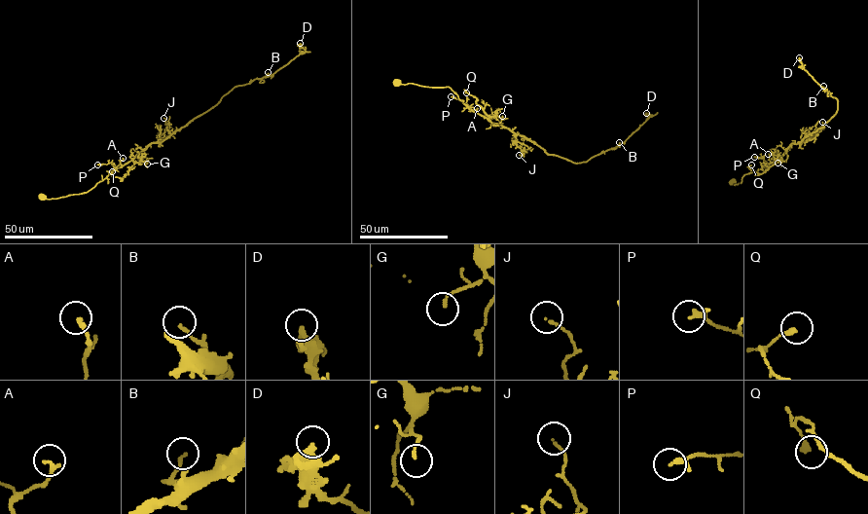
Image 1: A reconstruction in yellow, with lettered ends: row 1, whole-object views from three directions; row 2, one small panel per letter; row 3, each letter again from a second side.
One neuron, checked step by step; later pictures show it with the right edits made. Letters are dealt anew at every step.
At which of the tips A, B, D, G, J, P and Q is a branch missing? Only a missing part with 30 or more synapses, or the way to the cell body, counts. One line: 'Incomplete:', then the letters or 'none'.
Incomplete: none

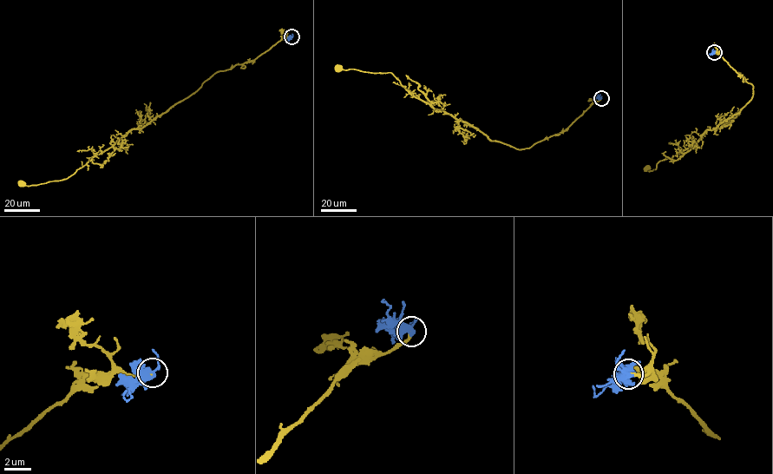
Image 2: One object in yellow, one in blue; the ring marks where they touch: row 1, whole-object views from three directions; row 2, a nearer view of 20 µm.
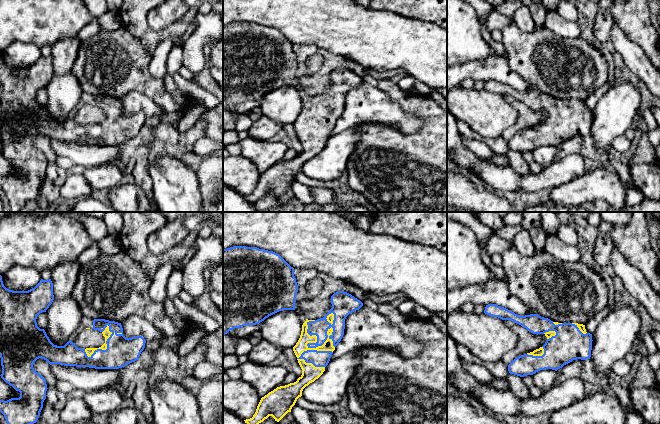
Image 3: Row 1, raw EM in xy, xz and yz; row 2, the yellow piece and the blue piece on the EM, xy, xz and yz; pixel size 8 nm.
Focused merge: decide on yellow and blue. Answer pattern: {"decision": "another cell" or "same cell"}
{"decision": "same cell"}

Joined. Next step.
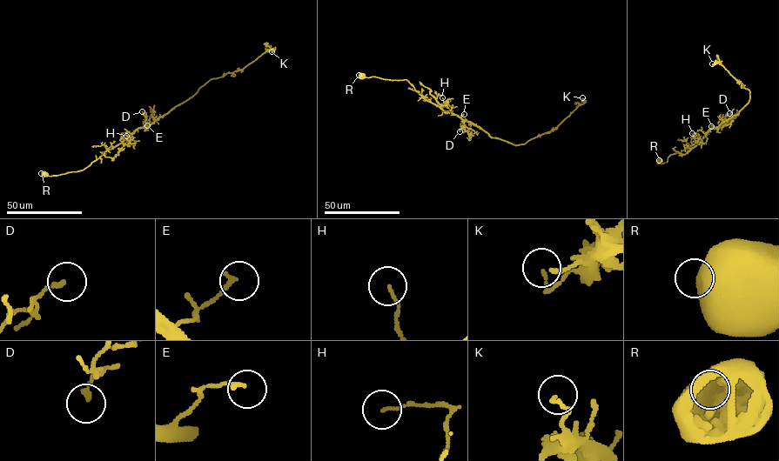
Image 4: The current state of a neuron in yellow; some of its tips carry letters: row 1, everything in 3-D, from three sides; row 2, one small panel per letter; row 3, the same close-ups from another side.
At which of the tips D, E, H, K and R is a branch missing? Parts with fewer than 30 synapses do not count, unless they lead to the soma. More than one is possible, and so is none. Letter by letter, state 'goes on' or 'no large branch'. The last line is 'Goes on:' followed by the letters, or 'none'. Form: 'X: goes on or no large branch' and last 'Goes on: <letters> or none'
D: no large branch
E: no large branch
H: no large branch
K: no large branch
R: no large branch
Goes on: none

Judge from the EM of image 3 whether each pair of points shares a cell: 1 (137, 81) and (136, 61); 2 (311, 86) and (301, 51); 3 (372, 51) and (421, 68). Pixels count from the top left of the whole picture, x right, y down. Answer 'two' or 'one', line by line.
1: one
2: one
3: one

